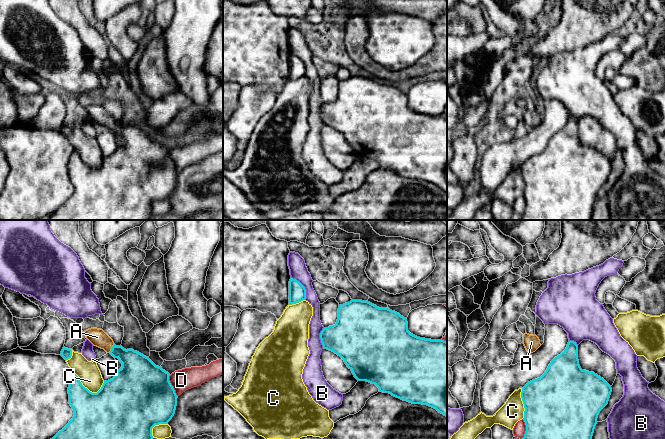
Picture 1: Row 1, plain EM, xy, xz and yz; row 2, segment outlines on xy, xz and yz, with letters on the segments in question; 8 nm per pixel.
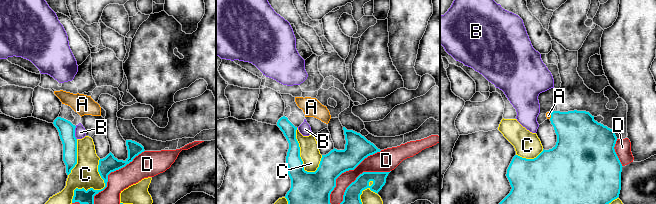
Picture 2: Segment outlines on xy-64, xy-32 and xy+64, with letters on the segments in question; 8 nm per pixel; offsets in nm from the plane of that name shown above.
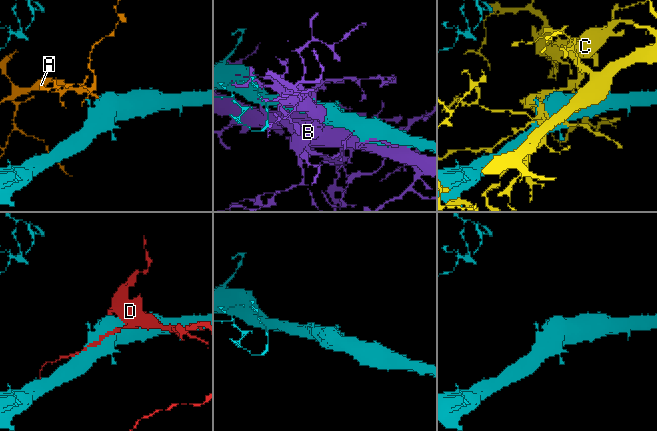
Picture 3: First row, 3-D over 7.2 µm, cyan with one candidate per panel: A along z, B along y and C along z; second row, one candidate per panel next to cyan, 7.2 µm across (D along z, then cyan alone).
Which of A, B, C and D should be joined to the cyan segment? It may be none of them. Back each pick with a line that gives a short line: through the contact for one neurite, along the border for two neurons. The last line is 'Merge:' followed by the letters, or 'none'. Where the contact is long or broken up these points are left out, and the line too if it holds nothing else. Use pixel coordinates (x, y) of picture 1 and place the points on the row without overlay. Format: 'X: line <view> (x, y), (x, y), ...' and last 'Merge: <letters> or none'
A: line xy (136, 144), (121, 129), (112, 124), (97, 113)
Merge: A

